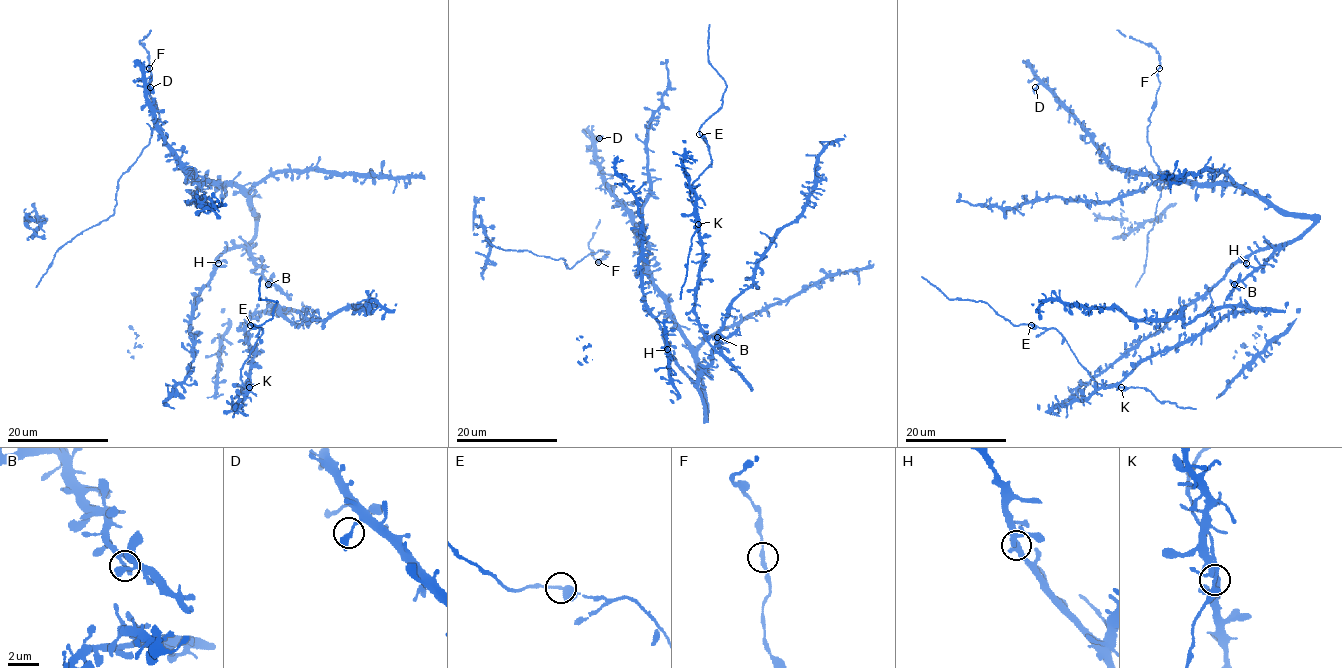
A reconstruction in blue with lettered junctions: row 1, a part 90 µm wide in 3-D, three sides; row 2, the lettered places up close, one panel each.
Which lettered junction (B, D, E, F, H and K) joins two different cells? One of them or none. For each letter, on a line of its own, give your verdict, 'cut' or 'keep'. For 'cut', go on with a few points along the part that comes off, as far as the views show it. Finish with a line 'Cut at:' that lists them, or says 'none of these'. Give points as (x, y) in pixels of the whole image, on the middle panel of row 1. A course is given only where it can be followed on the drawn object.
B: keep
D: keep
E: keep
F: keep
H: keep
K: keep
Cut at: none of these

